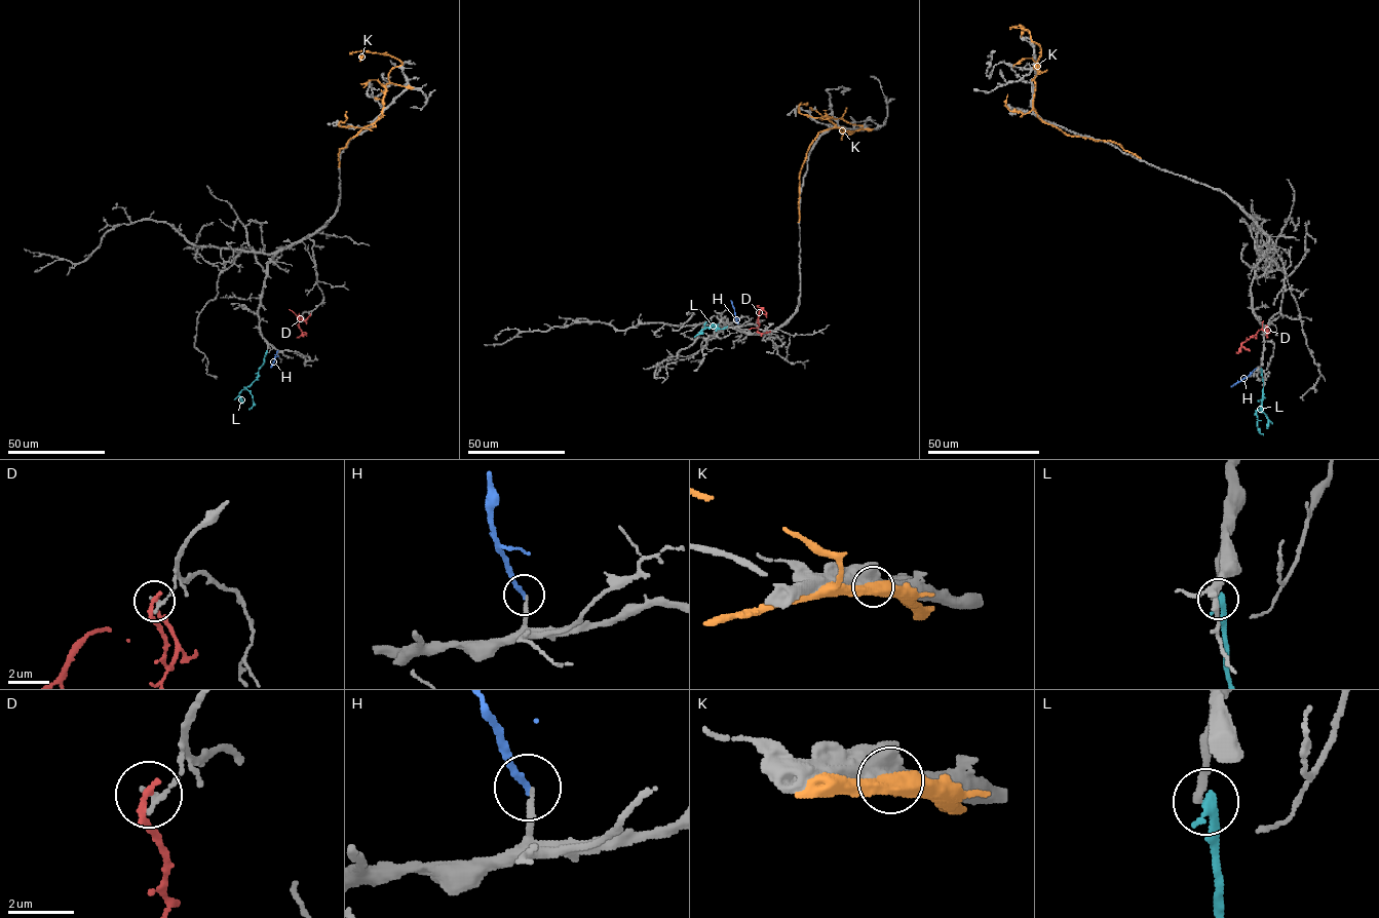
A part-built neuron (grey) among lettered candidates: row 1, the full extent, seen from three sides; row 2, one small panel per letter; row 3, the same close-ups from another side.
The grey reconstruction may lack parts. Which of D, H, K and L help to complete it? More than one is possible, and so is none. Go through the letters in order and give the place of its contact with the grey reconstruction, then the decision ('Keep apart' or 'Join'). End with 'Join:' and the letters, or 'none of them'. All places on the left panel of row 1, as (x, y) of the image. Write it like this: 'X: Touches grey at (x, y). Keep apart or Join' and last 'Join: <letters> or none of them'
D: Touches grey at (310, 314). Keep apart
H: Touches grey at (277, 350). Join
K: Touches grey at (379, 118). Keep apart
L: Touches grey at (267, 351). Keep apart
Join: H

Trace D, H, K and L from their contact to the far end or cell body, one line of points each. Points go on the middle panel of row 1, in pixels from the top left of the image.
D: (770, 332), (758, 332), (759, 311), (763, 309), (766, 314), (763, 313)
H: (737, 322), (730, 301)
K: (839, 127), (849, 135), (863, 127), (822, 116), (809, 108)
L: (727, 327), (706, 328), (704, 323), (714, 324), (709, 329)

